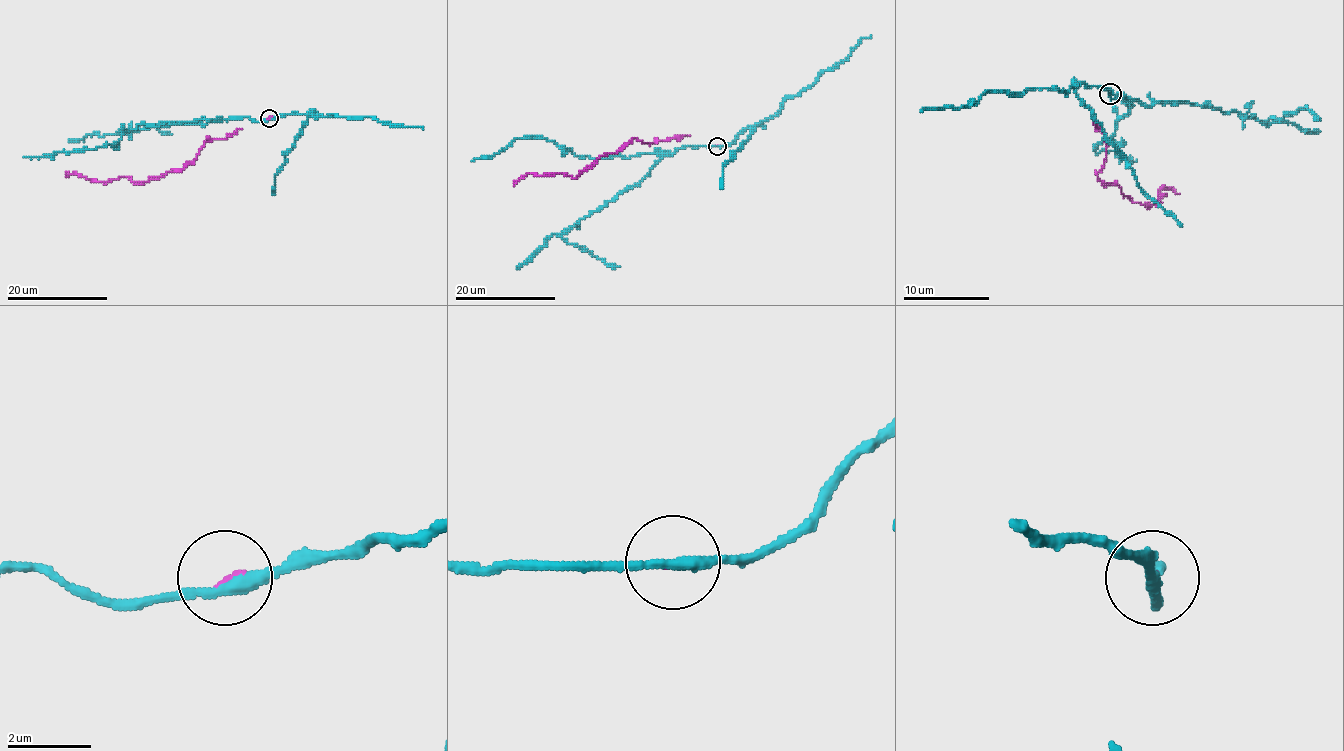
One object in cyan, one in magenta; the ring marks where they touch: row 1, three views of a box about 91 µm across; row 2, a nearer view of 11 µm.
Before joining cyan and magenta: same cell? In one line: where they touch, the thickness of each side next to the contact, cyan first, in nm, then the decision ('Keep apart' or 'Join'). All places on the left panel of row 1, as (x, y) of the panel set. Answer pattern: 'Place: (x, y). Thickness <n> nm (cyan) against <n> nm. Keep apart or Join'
Place: (269, 118). Thickness 280 nm (cyan) against 80 nm. Keep apart

